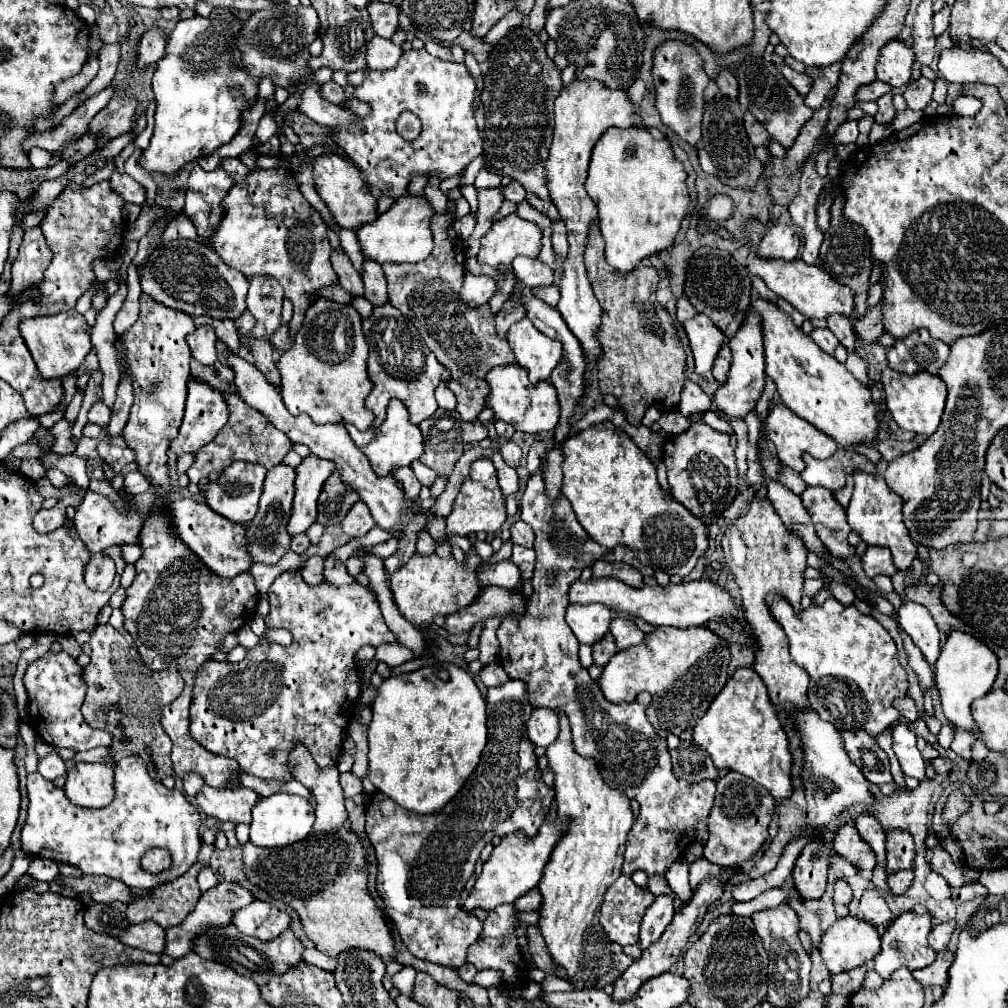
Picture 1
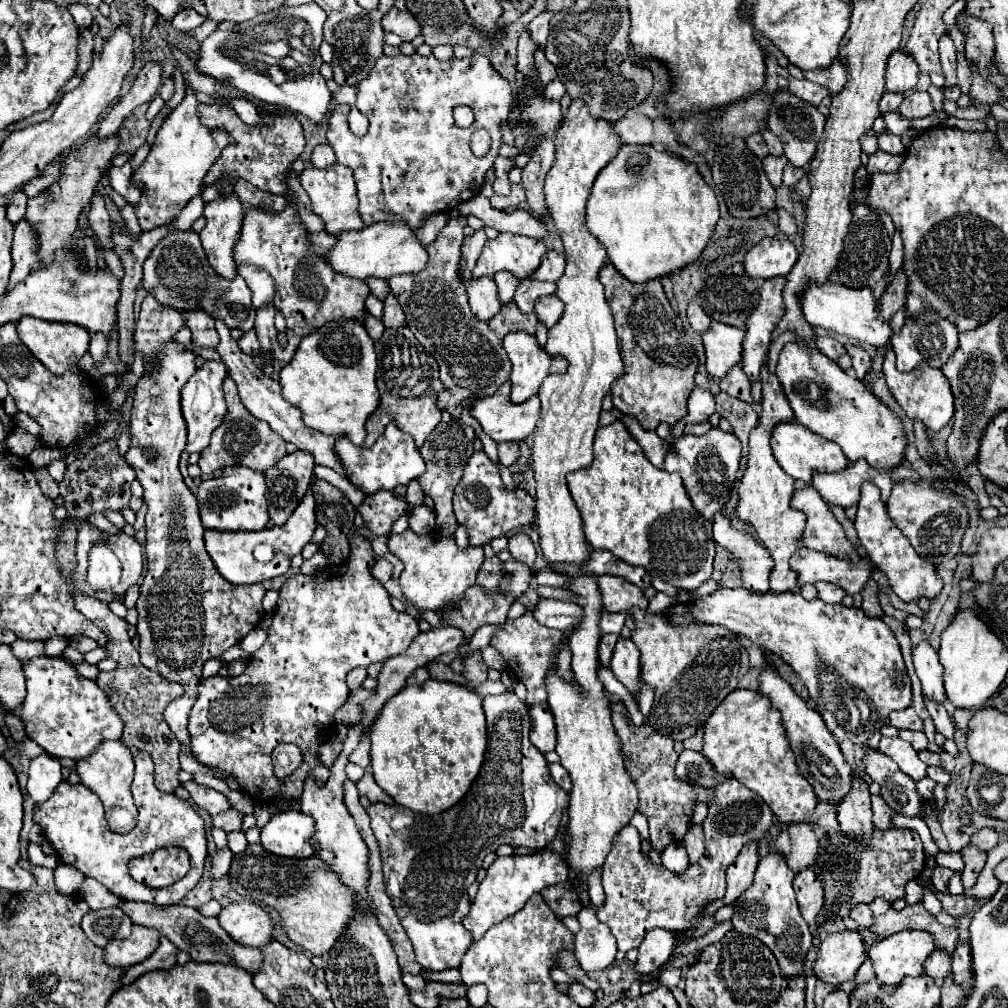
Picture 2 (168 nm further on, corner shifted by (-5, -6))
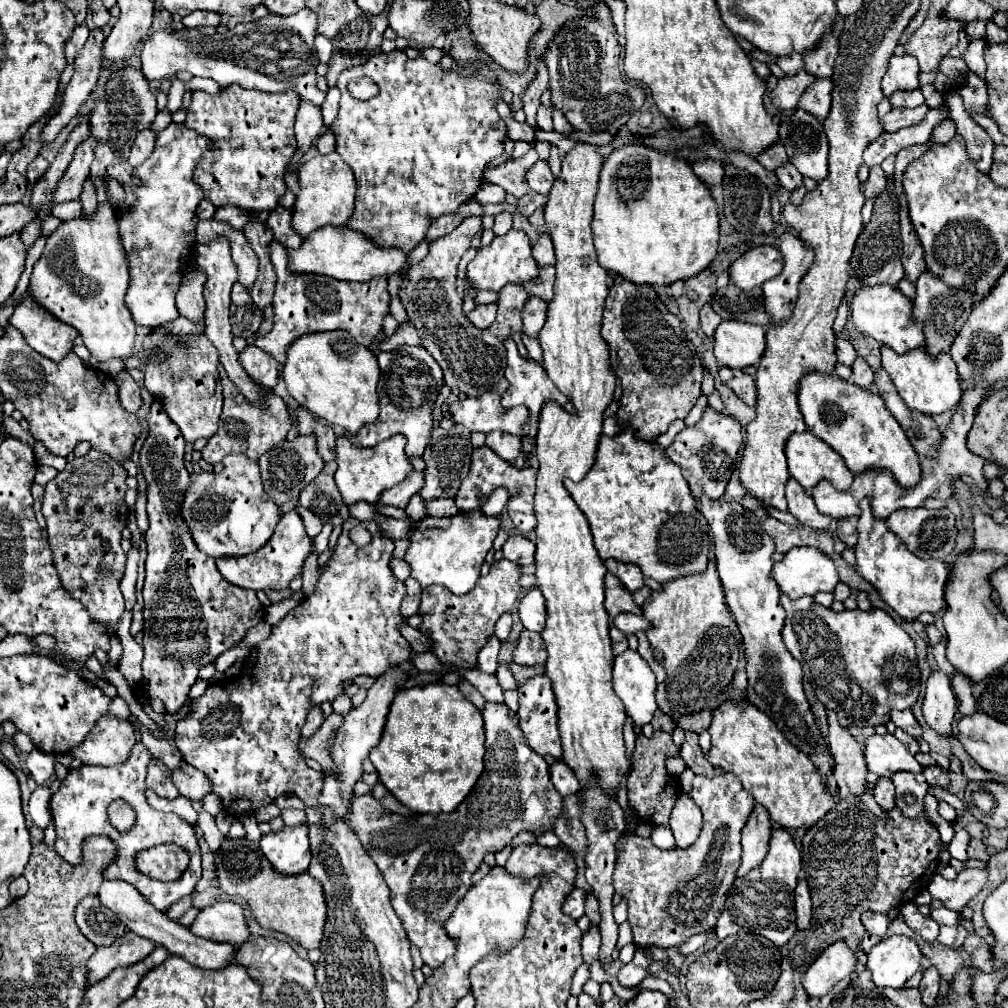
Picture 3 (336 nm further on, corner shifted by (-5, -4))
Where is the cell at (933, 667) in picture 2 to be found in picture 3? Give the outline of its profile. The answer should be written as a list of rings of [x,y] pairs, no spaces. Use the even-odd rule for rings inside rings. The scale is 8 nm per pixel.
[[[936,670],[926,682],[926,696],[924,696],[924,706],[922,714],[926,724],[938,734],[938,736],[950,736],[952,734],[952,722],[954,714],[958,710],[958,700],[956,694],[952,692],[950,678]]]

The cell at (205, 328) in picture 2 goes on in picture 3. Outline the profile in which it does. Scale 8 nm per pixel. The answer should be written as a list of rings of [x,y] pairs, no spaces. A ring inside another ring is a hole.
[[[192,268],[184,274],[182,284],[176,292],[176,306],[180,316],[186,316],[192,322],[202,322],[204,320],[204,272],[200,272],[200,268]]]

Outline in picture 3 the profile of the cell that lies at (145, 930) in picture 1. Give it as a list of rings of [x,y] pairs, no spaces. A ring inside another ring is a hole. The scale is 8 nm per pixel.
[[[128,932],[128,936],[116,940],[112,946],[100,946],[88,960],[86,986],[102,982],[112,970],[120,966],[132,966],[144,960],[154,948],[156,944],[152,940],[140,938],[134,932]]]

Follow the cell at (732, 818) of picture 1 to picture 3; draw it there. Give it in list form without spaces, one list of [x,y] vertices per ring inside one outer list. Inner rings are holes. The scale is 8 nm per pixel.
[[[726,772],[716,778],[696,776],[692,782],[690,798],[698,798],[698,808],[704,814],[702,832],[696,844],[692,844],[692,848],[684,848],[684,850],[672,848],[672,852],[664,852],[656,848],[650,838],[640,838],[636,834],[622,836],[616,844],[618,862],[614,872],[614,890],[628,902],[628,920],[632,926],[634,942],[640,946],[650,944],[658,948],[672,948],[672,946],[680,946],[694,934],[712,930],[716,926],[718,916],[724,910],[728,890],[736,880],[736,868],[742,856],[742,852],[738,852],[740,830],[744,828],[754,808],[752,794],[744,792],[744,786],[740,786],[740,780],[736,780],[736,776]]]

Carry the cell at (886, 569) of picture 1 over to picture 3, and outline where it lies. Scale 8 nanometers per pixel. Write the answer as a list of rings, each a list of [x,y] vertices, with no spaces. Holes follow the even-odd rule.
[[[816,548],[788,550],[784,560],[774,564],[772,578],[780,592],[788,594],[792,600],[818,592],[834,592],[838,584],[834,562]]]

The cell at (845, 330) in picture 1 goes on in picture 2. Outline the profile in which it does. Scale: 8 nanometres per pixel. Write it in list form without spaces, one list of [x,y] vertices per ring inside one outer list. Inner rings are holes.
[[[846,344],[846,352],[850,354],[850,358],[852,358],[852,368],[856,370],[856,376],[858,376],[858,380],[862,380],[864,376],[866,376],[866,372],[868,372],[868,368],[870,368],[870,354],[864,350],[864,348],[860,348],[860,346],[850,346],[850,344]]]

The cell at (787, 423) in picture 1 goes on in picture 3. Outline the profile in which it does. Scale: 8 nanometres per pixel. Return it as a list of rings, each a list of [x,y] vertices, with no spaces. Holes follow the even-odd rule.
[[[802,432],[796,436],[790,436],[788,444],[786,444],[786,458],[788,458],[788,470],[790,476],[806,490],[812,490],[820,480],[828,480],[836,490],[846,492],[854,480],[854,474],[846,468],[844,460],[840,458],[840,454],[836,454],[826,442],[822,442],[820,438],[816,438],[812,432]]]

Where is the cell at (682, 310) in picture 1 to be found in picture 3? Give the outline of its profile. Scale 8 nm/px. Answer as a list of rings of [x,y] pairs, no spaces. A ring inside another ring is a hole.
[[[710,304],[702,306],[702,310],[700,310],[700,326],[702,326],[702,332],[704,332],[708,338],[714,336],[714,330],[718,328],[720,322],[722,322],[722,318],[712,310]]]

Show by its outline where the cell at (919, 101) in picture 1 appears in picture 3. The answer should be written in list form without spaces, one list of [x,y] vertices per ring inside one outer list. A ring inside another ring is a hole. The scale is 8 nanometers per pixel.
[[[922,104],[918,108],[892,108],[888,114],[882,116],[884,132],[898,132],[900,128],[914,126],[914,124],[922,122],[926,112],[928,112],[926,104]]]

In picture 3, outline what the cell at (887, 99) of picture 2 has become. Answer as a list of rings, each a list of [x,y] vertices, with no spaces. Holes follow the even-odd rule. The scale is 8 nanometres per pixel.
[[[920,90],[894,92],[894,96],[890,96],[890,104],[894,108],[916,108],[916,106],[924,104],[924,96],[922,96]]]

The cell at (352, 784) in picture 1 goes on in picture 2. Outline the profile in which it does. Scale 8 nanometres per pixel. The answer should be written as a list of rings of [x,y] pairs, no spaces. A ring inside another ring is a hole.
[[[366,772],[366,774],[356,782],[356,788],[358,788],[360,796],[366,796],[372,804],[374,804],[374,802],[394,804],[394,800],[392,800],[386,792],[382,792],[382,788],[378,788],[378,784],[374,782],[374,778],[372,778],[372,774],[370,774],[370,772]]]

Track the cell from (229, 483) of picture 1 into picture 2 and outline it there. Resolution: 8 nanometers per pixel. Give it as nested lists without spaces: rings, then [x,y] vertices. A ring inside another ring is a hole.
[[[230,466],[218,478],[206,480],[198,488],[200,518],[204,528],[212,530],[262,530],[268,524],[266,482],[262,472],[246,466]]]

